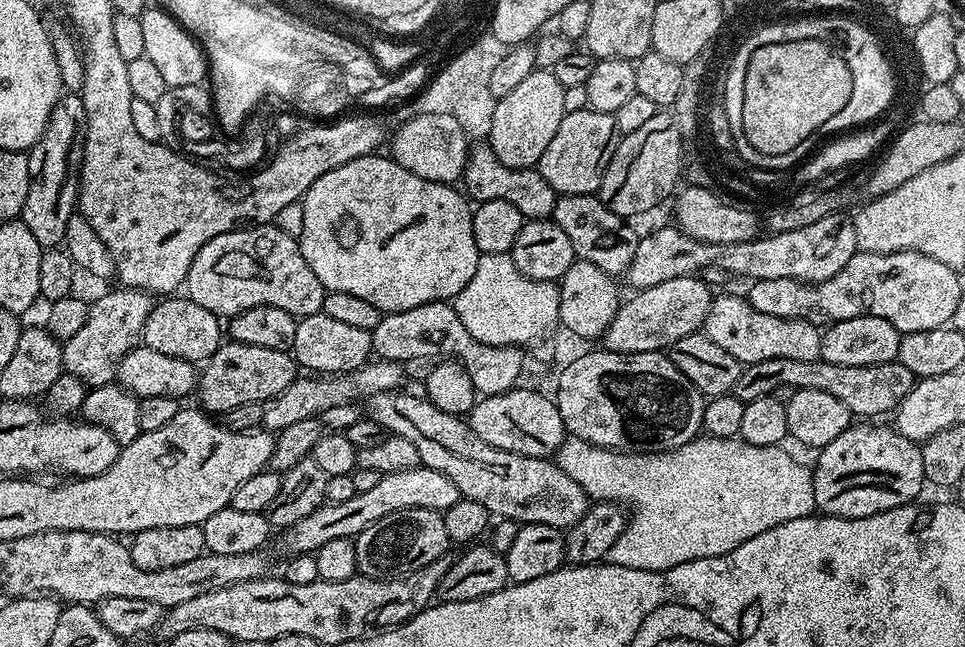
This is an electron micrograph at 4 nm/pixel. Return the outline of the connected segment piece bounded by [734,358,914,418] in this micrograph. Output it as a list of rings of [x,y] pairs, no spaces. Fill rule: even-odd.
[[[790,358],[767,360],[761,364],[745,367],[736,383],[734,394],[739,400],[749,402],[760,396],[772,394],[776,387],[790,386],[794,389],[826,390],[833,398],[838,398],[842,406],[852,411],[856,418],[880,418],[883,412],[895,413],[896,407],[910,394],[914,377],[906,366],[898,362],[879,364],[872,367],[834,366],[817,362],[798,362]]]

